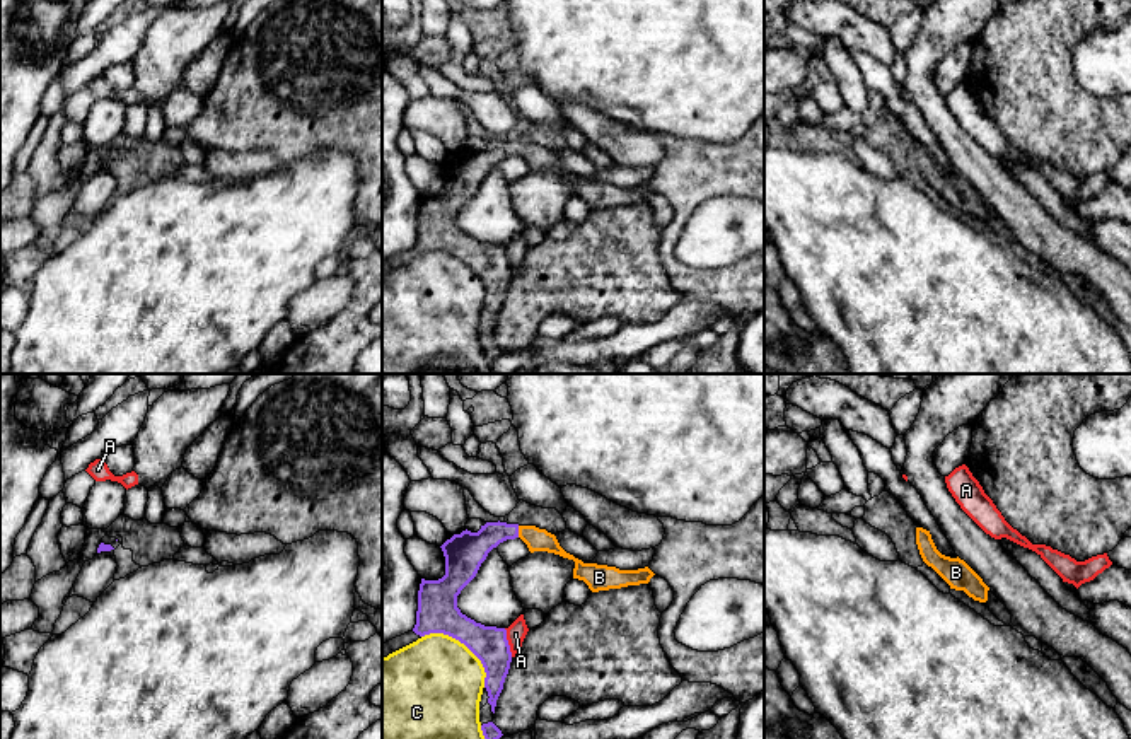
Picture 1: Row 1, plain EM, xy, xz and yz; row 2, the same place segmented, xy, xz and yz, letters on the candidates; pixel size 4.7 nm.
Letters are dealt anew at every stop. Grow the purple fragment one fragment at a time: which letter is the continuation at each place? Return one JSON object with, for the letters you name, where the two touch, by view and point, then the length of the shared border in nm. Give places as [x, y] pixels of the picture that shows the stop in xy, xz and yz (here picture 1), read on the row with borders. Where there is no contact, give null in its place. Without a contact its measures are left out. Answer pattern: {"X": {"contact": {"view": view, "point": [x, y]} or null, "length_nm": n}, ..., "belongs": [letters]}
{"B": {"contact": {"view": "xz", "point": [517, 531]}, "length_nm": 60}, "belongs": ["B"]}

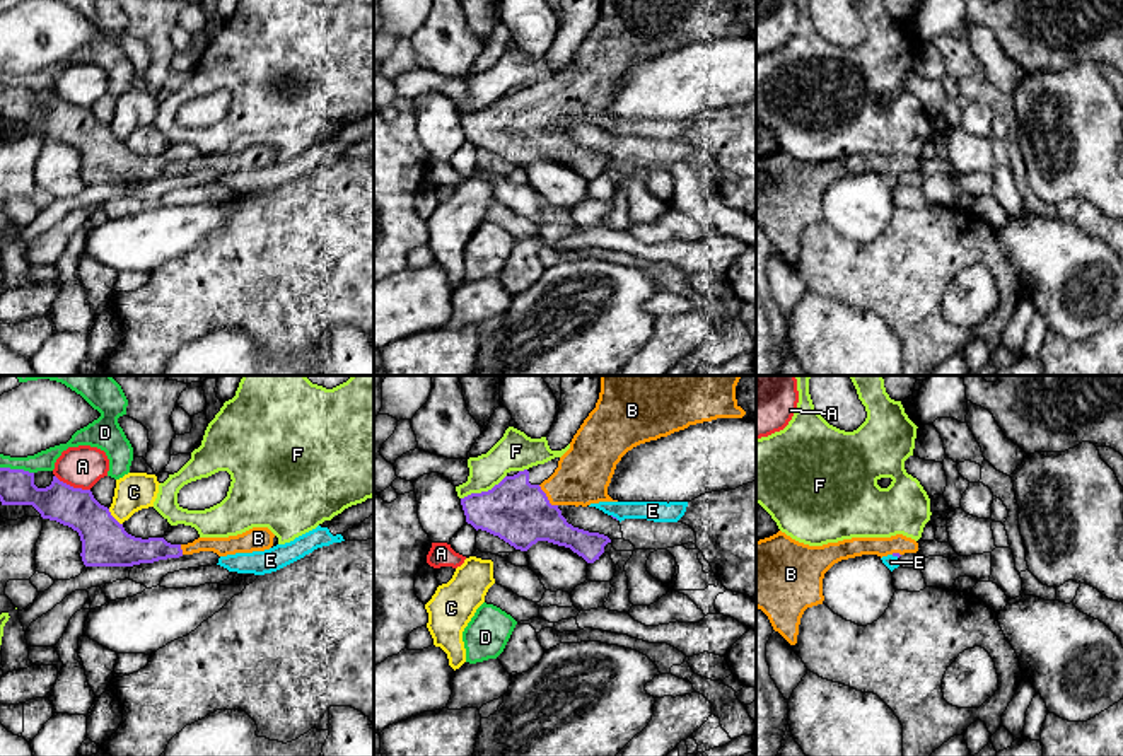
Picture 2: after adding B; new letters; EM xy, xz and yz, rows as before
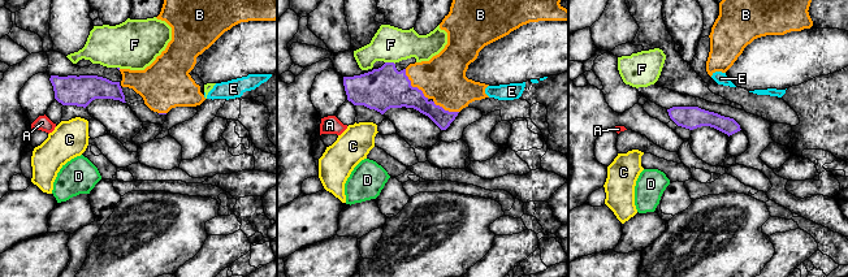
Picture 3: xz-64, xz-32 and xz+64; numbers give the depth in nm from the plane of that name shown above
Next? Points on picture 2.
{"B": {"contact": {"view": "xz", "point": [546, 497]}, "length_nm": 140}, "belongs": ["B"]}

